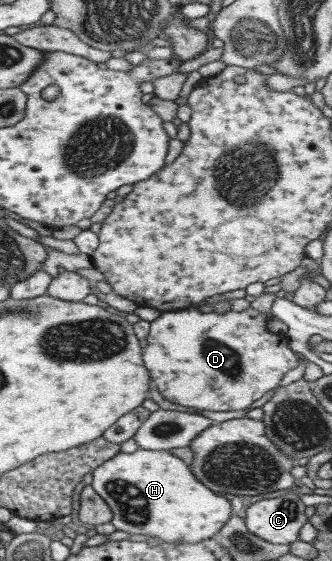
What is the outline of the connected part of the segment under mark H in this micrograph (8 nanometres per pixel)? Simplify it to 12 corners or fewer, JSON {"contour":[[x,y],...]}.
{"contour":[[167,450],[119,452],[90,486],[115,531],[215,537],[229,500]]}

